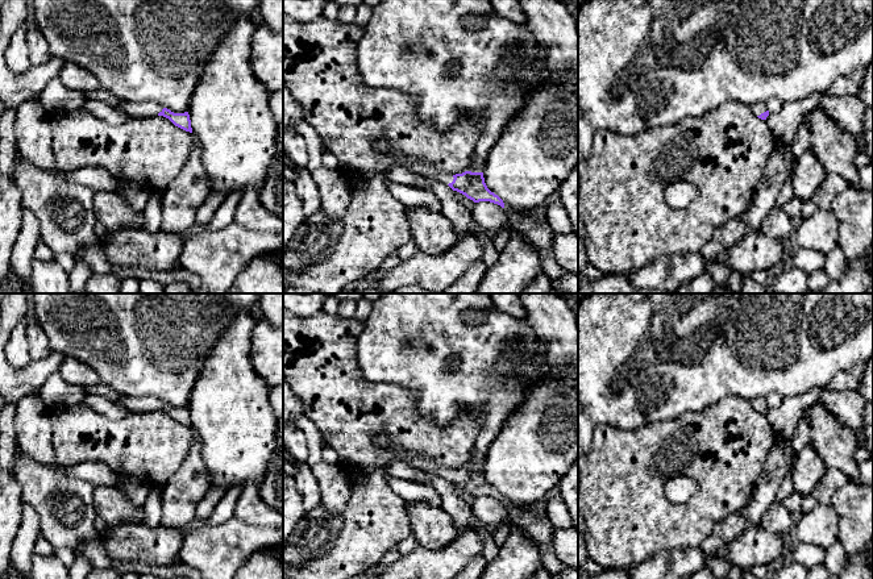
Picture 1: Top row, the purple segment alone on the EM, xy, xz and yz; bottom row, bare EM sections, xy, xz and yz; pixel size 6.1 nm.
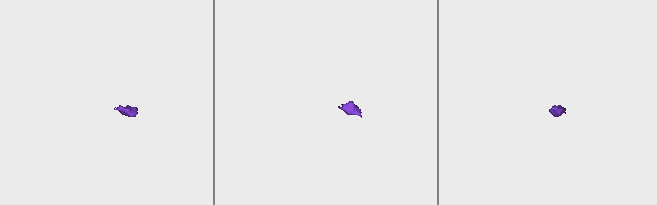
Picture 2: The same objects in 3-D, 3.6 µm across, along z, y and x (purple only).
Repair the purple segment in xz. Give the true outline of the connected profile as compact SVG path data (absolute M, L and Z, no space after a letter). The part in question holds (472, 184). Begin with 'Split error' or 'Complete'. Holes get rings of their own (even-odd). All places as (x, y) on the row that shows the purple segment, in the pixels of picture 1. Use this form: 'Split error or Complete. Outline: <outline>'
Split error. Outline: M412 162L406 167L424 178L438 180L444 184L448 184L453 191L465 195L474 203L490 201L504 208L503 200L487 188L483 172L465 171L462 174L452 175L437 171L425 162Z

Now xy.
Split error. Outline: M121 100L121 103L116 105L116 108L132 117L149 117L157 114L163 116L169 118L175 126L192 133L188 112L174 113L170 109L163 108L157 103L150 103L150 101L134 103L134 101Z

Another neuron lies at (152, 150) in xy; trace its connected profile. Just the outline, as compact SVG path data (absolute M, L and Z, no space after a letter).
M86 109L51 114L51 150L54 163L63 172L86 166L100 166L124 182L138 182L165 193L170 182L186 166L196 138L163 116L132 117L121 125L111 125Z

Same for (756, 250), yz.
M751 230L726 253L723 262L733 271L751 275L769 270L778 263L787 263L791 241L772 238L761 230Z

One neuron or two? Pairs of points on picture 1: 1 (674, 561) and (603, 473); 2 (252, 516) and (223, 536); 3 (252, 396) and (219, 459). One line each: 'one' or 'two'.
1: two
2: two
3: one

